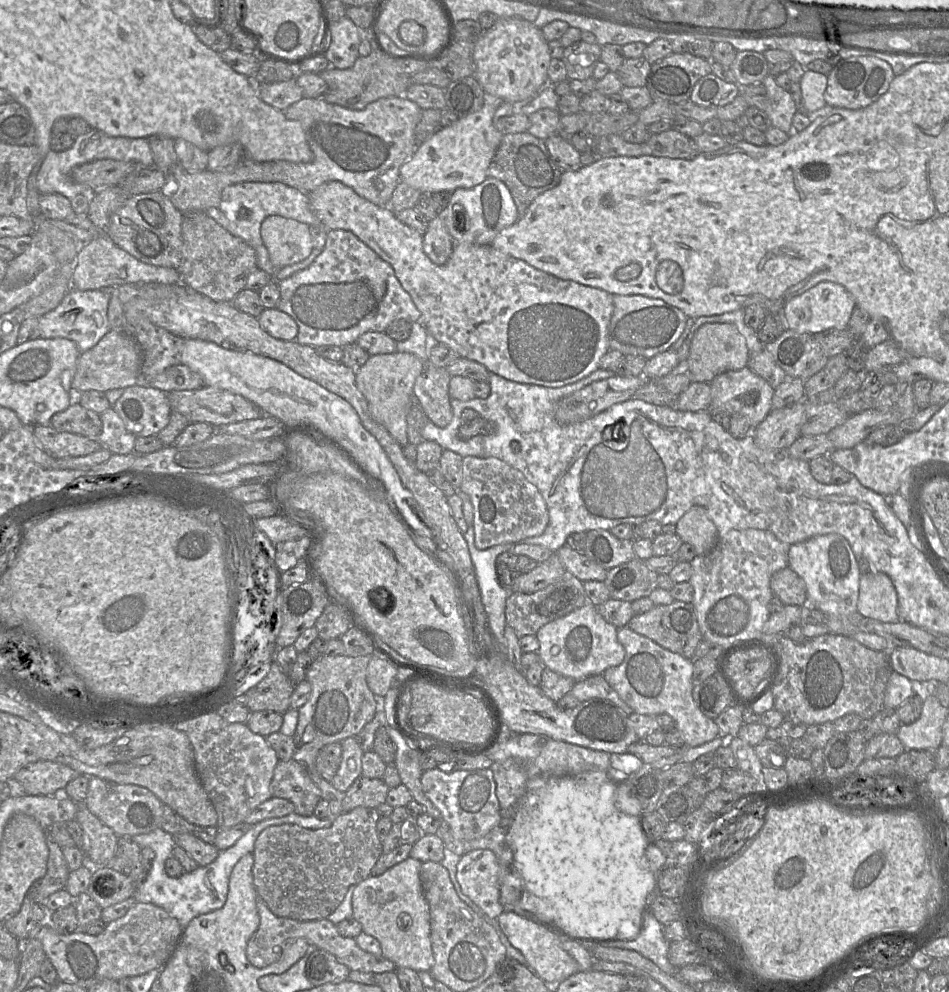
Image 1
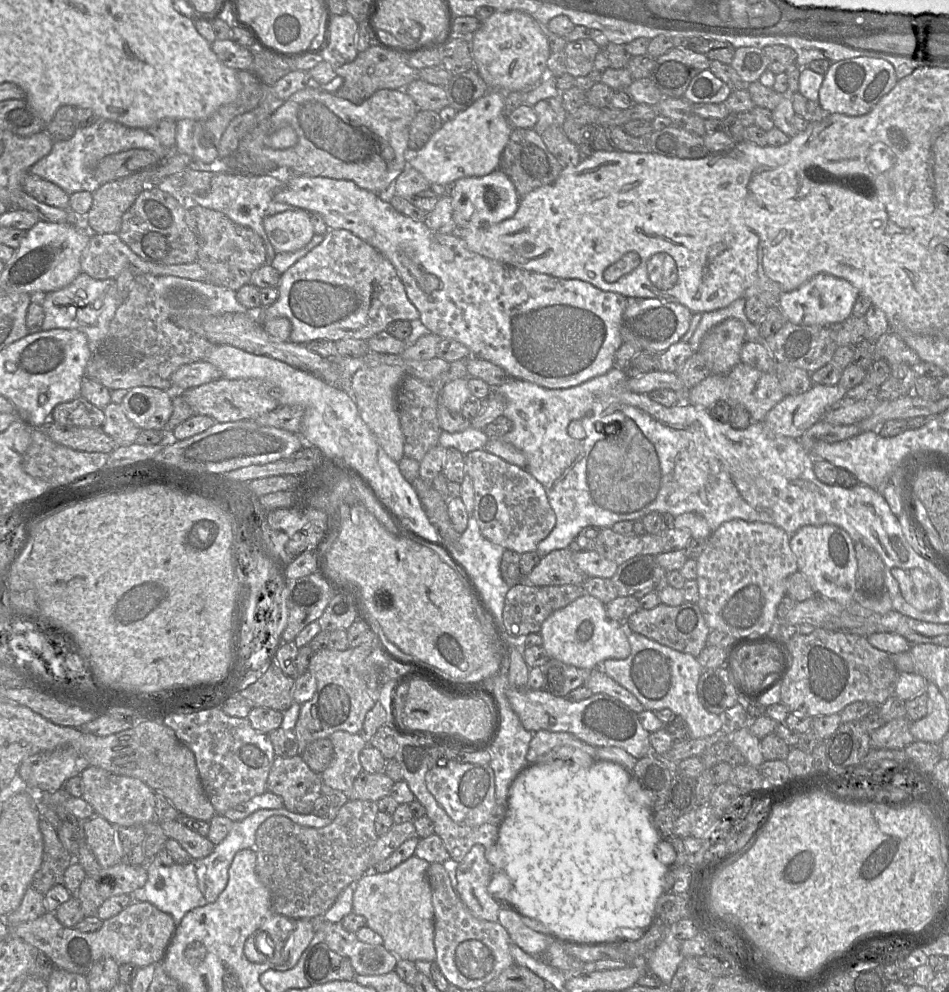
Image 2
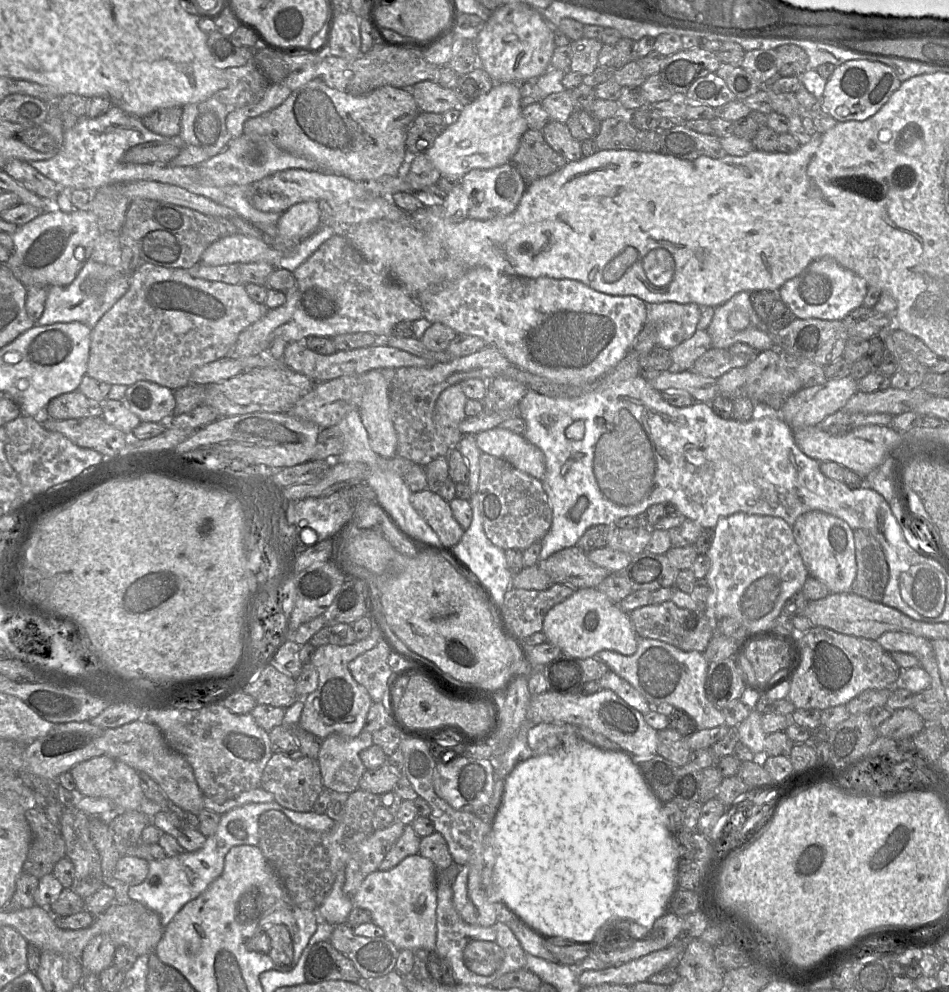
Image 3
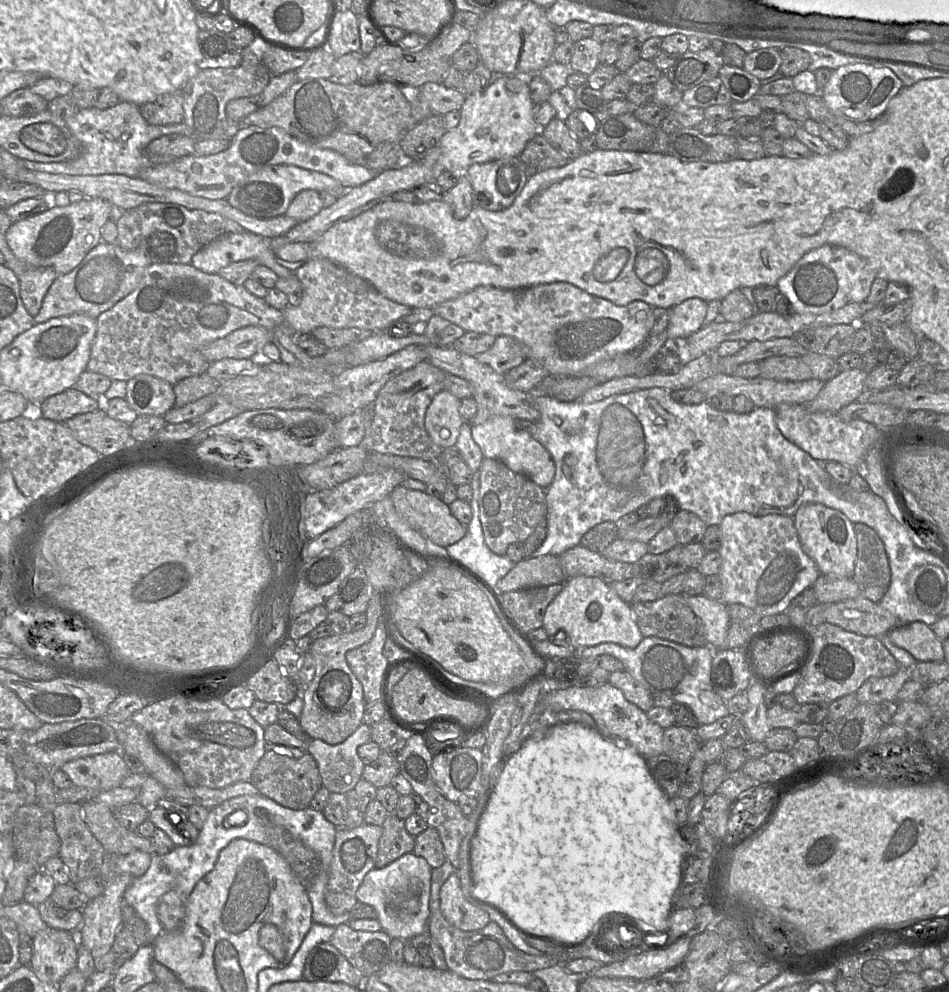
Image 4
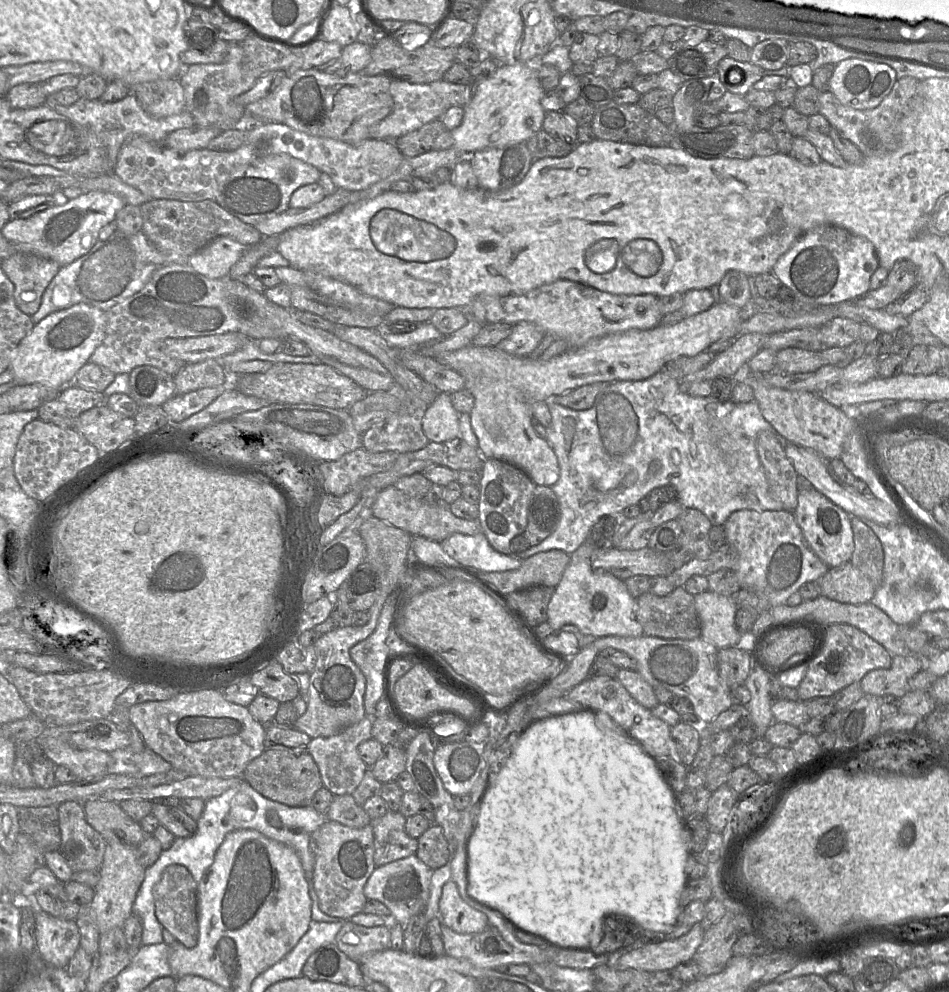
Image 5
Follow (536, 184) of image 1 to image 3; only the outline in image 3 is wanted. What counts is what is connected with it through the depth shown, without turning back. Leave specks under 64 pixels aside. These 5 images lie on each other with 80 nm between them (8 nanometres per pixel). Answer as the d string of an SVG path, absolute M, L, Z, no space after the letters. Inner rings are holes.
M532 129L522 135L519 147L510 161L527 185L553 174L567 162L546 142L542 130Z

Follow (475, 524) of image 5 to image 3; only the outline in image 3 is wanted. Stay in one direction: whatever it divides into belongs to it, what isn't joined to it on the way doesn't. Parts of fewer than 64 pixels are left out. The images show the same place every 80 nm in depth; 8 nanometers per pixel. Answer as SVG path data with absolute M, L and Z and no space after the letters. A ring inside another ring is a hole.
M427 489L413 492L411 503L434 530L442 544L454 547L461 540L465 530L453 517L449 503L437 493Z

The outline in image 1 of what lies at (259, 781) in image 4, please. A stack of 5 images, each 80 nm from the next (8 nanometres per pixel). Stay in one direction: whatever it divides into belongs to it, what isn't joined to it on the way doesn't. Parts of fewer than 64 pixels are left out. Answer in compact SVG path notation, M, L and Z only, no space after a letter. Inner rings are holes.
M294 759L278 761L271 780L272 796L293 803L294 812L311 816L321 797L321 791L313 782L307 769Z

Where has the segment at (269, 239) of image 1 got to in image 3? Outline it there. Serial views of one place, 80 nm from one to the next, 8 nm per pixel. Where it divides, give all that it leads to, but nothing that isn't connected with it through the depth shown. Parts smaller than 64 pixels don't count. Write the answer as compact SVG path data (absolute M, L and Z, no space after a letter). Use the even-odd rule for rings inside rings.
M300 202L282 213L276 223L276 234L301 241L315 233L320 226L319 202Z

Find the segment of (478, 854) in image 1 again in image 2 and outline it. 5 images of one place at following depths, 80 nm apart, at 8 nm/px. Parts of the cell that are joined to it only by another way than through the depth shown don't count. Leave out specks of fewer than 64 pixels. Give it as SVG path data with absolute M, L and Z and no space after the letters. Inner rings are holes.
M474 845L458 863L456 889L473 915L489 922L497 922L501 904L487 889L493 868L486 859L485 852L483 845Z

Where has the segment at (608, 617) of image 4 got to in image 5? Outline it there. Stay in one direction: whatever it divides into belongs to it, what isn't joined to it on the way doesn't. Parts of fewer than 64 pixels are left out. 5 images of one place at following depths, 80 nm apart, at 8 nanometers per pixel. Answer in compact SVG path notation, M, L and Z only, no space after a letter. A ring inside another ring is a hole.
M584 542L570 554L569 563L548 604L547 623L553 631L572 624L583 634L595 639L605 636L644 635L636 618L636 599L630 595L624 581L609 572L593 569L591 555L596 548L600 547Z

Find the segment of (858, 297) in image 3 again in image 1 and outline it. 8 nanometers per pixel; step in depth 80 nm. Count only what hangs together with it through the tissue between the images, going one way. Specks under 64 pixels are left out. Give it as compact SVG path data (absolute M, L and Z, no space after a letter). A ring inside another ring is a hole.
M823 281L790 299L783 307L782 312L786 329L797 333L825 333L829 330L848 328L855 306L855 299L842 285Z

